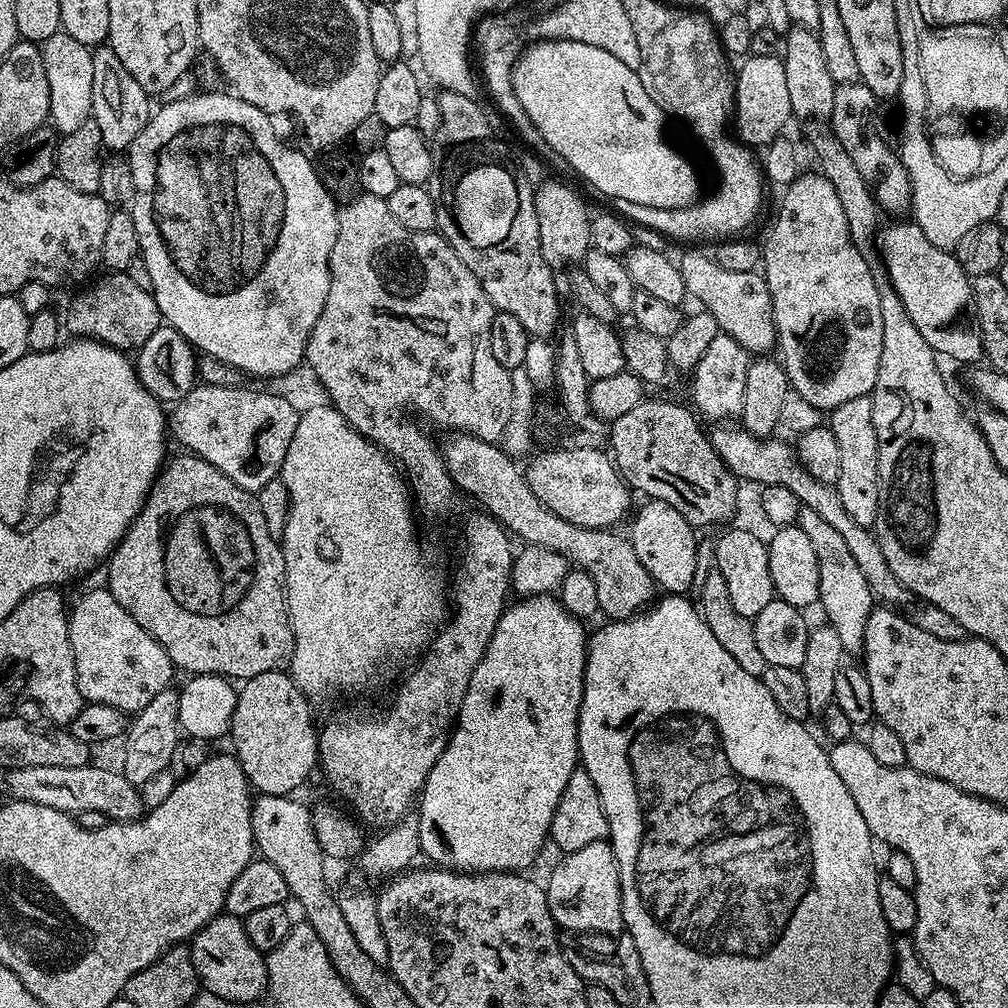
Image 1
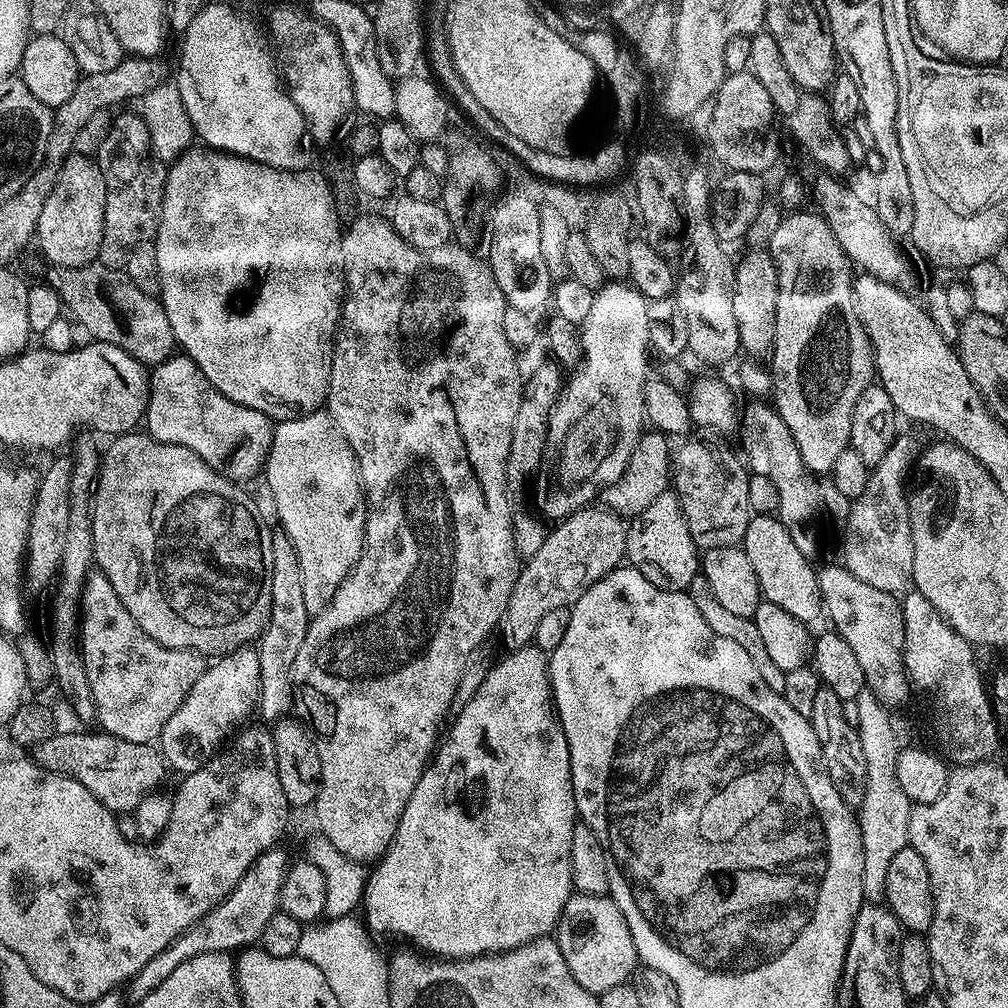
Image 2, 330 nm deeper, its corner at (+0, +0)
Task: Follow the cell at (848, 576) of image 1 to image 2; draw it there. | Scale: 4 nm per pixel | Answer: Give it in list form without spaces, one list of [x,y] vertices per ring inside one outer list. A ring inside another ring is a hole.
[[[752,398],[748,401],[749,404],[745,408],[743,405],[738,416],[738,433],[740,432],[740,444],[744,447],[742,456],[746,461],[747,469],[751,475],[770,478],[770,482],[774,482],[774,487],[778,490],[778,515],[786,530],[790,530],[790,539],[796,543],[798,550],[802,550],[802,554],[806,554],[809,558],[815,557],[815,552],[820,548],[820,519],[825,519],[826,516],[824,499],[820,493],[821,481],[816,481],[819,479],[806,466],[806,462],[802,462],[798,442],[794,442],[794,434],[790,434],[790,426],[782,422],[775,407],[760,398]]]

